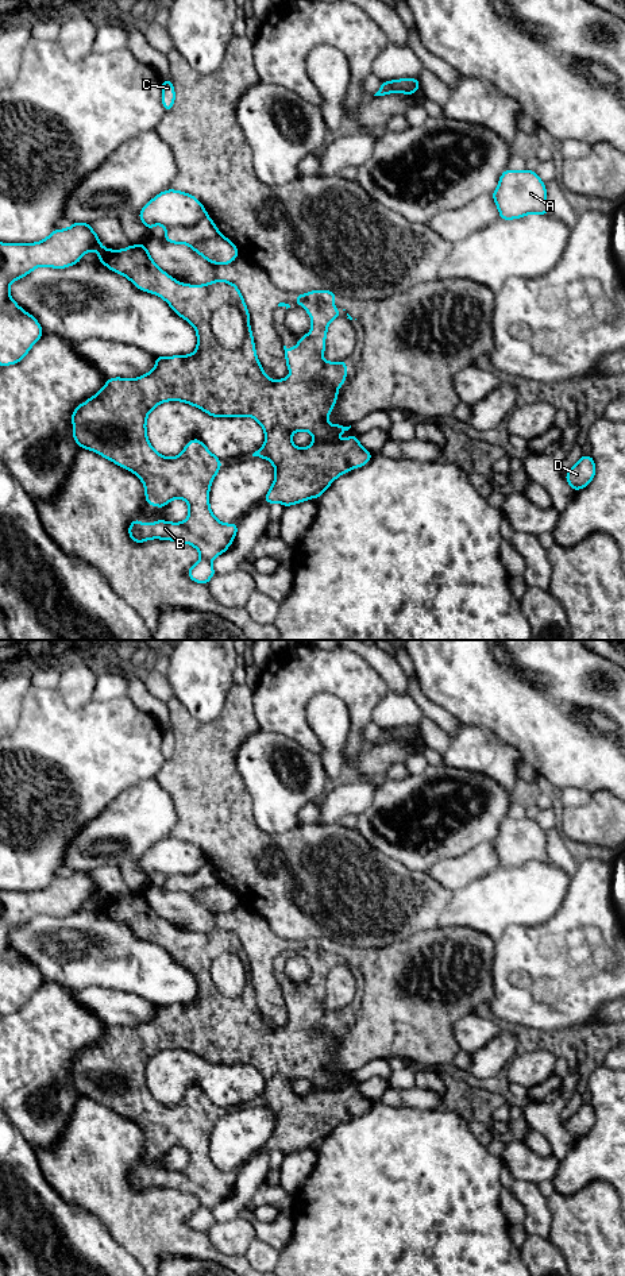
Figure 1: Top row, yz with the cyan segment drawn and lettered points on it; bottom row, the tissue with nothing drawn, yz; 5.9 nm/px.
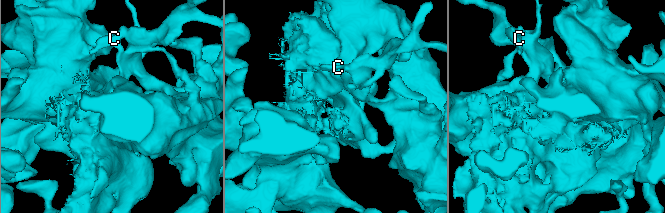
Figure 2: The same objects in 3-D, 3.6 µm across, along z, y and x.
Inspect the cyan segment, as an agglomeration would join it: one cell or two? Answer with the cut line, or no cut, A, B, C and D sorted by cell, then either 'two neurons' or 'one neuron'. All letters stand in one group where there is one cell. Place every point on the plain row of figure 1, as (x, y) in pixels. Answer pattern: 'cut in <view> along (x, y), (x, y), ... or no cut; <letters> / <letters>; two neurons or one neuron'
cut in yz along (321, 939), (315, 940), (303, 952); A C D / B; two neurons

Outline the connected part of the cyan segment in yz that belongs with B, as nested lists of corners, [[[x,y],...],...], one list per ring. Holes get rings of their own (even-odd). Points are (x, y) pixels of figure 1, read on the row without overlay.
[[[146,891],[123,898],[103,895],[97,907],[109,918],[127,925],[139,938],[162,945],[197,980],[197,996],[193,1002],[157,1005],[154,1018],[140,1026],[109,1026],[97,1042],[72,1061],[74,1090],[138,1123],[144,1133],[147,1153],[163,1157],[175,1146],[185,1148],[189,1153],[184,1171],[158,1168],[143,1172],[134,1167],[128,1184],[136,1192],[151,1187],[186,1191],[197,1196],[201,1206],[212,1208],[228,1198],[238,1180],[236,1171],[220,1171],[209,1156],[209,1137],[223,1113],[220,1107],[198,1087],[189,1088],[174,1106],[161,1103],[150,1092],[147,1064],[162,1051],[182,1049],[212,1065],[255,1067],[262,1073],[266,1088],[252,1105],[270,1109],[275,1117],[274,1130],[263,1148],[269,1153],[279,1150],[286,1156],[313,1145],[320,1146],[339,1123],[367,1113],[374,1105],[360,1094],[358,1084],[333,1088],[351,1076],[328,1071],[337,1049],[337,1038],[347,1026],[347,1011],[323,1007],[328,974],[342,961],[335,952],[312,947],[313,941],[321,938],[310,938],[306,942],[309,947],[302,952],[312,967],[310,980],[301,984],[294,996],[283,994],[290,1022],[283,1028],[271,1029],[258,1009],[248,957],[234,930],[215,928],[204,933],[181,932],[151,907]],[[297,1079],[308,1079],[315,1090],[305,1096],[296,1095],[292,1083]]]

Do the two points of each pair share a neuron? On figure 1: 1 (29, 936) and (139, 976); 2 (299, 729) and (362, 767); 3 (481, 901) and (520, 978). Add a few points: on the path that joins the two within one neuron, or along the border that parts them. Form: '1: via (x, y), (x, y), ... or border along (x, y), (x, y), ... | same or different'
1: via (56, 949), (80, 960), (112, 960) | same
2: border along (369, 744), (347, 768) | different
3: border along (529, 926), (510, 925), (496, 941) | different

